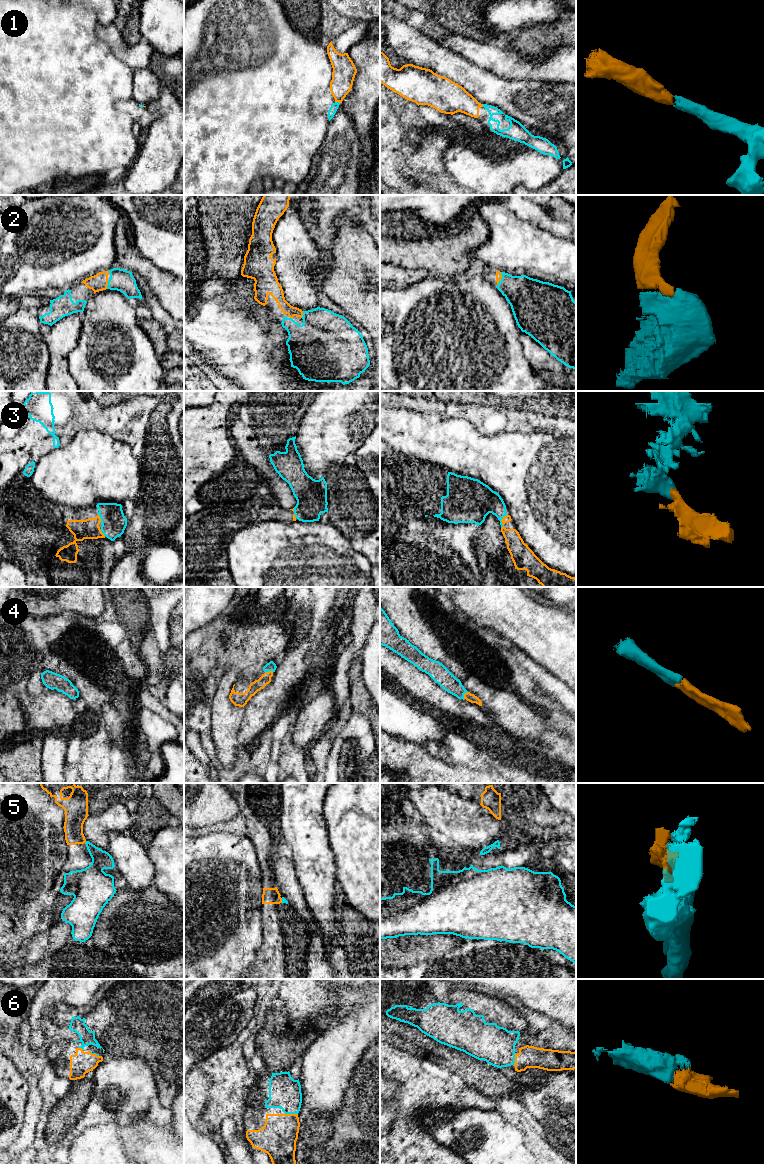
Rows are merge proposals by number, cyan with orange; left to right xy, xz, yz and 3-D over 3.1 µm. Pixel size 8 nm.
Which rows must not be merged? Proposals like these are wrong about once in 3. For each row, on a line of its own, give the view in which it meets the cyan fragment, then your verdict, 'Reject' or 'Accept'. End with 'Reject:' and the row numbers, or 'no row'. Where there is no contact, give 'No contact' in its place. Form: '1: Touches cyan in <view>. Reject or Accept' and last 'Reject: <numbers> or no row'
1: Touches cyan in xz. Accept
2: Touches cyan in yz. Accept
3: Touches cyan in yz. Accept
4: Touches cyan in xz. Accept
5: Touches cyan in xy. Reject
6: Touches cyan in xz. Accept
Reject: 5

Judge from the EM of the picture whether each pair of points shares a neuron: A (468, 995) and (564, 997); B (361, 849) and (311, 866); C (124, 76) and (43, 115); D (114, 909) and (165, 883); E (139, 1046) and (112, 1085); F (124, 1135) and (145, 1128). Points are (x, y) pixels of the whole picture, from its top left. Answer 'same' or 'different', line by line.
A: different
B: different
C: same
D: different
E: different
F: same

